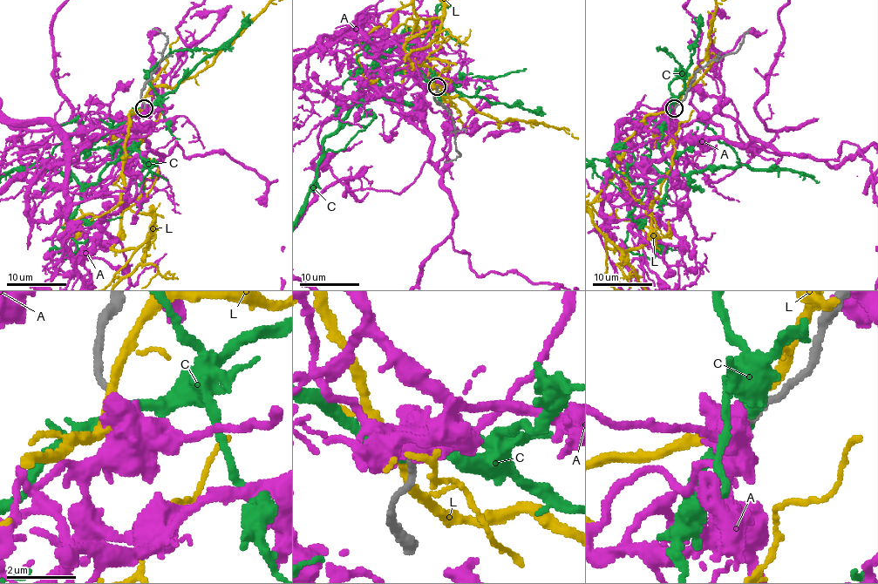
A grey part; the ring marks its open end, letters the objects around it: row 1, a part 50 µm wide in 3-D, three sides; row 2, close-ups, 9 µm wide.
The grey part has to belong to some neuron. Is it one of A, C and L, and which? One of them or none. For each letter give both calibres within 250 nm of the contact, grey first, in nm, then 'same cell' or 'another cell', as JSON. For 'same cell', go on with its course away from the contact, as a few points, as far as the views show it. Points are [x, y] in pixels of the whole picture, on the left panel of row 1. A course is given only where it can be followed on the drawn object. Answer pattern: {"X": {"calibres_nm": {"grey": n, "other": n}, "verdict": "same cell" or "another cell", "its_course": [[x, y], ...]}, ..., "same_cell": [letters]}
{"A": {"calibres_nm": {"grey": 220, "other": 650}, "verdict": "another cell"}, "C": {"calibres_nm": {"grey": 240, "other": 280}, "verdict": "another cell"}, "L": {"calibres_nm": {"grey": 260, "other": 280}, "verdict": "another cell"}, "same_cell": []}

